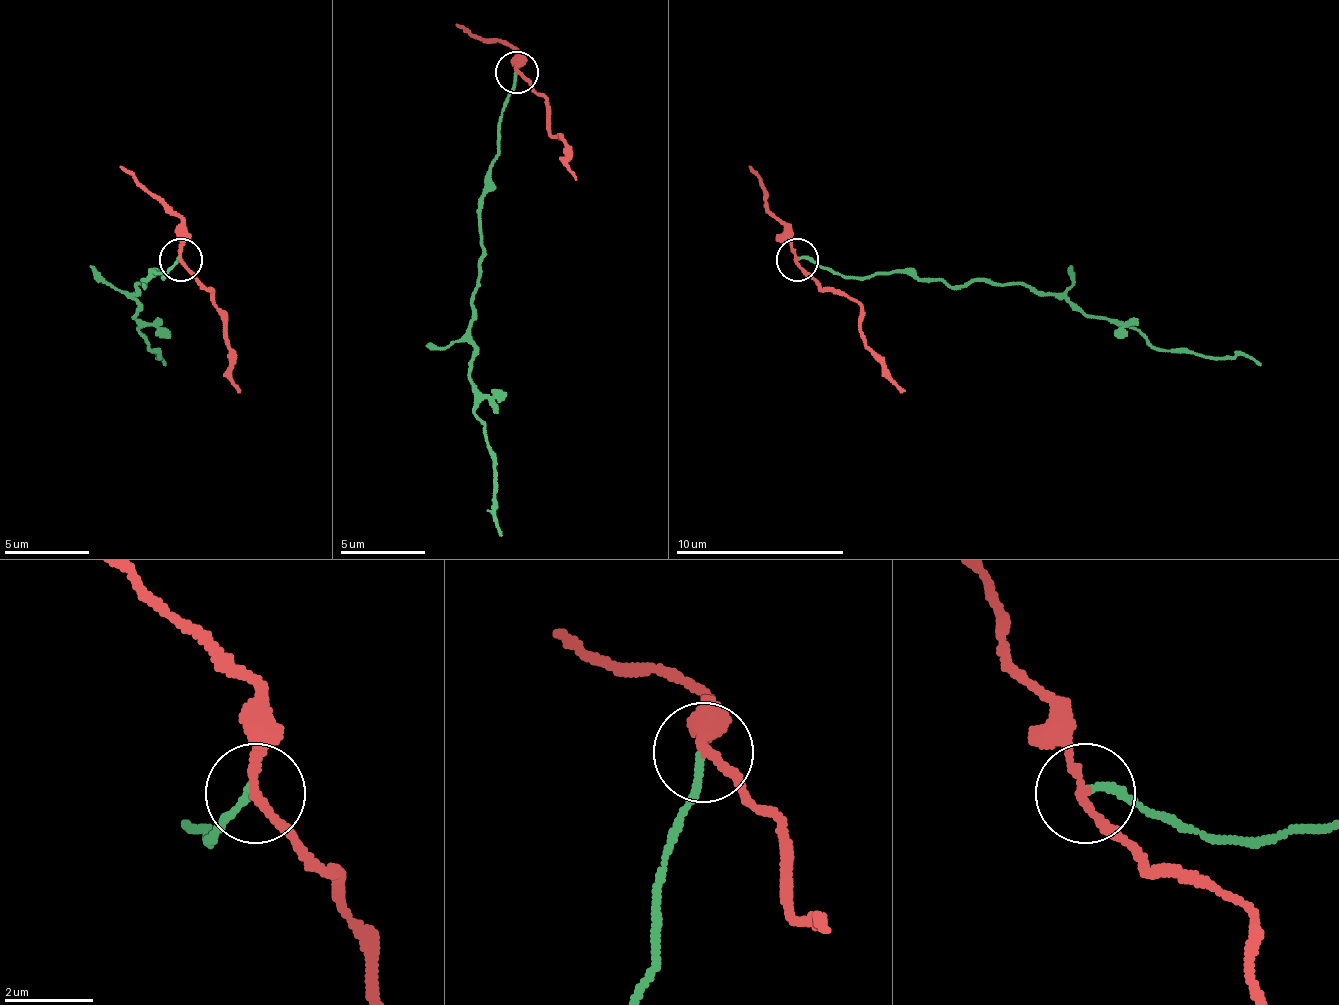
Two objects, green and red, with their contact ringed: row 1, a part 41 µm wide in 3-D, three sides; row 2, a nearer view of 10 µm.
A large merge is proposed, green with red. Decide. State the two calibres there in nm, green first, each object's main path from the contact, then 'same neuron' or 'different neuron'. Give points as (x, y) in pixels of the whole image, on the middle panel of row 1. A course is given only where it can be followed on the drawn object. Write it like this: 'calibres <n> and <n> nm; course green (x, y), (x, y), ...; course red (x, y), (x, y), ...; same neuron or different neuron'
calibres 150 and 180 nm; course green (515, 71), (481, 198), (469, 338), (473, 405), (503, 537); course red (515, 71), (545, 101), (545, 122), (553, 135), (562, 139), (575, 181); different neuron

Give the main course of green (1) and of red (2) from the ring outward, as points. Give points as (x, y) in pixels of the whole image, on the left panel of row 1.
1: (179, 260), (162, 277), (154, 273), (133, 294), (133, 315), (150, 349), (158, 358), (158, 354), (167, 366)
2: (179, 260), (209, 290), (217, 307), (239, 392)

